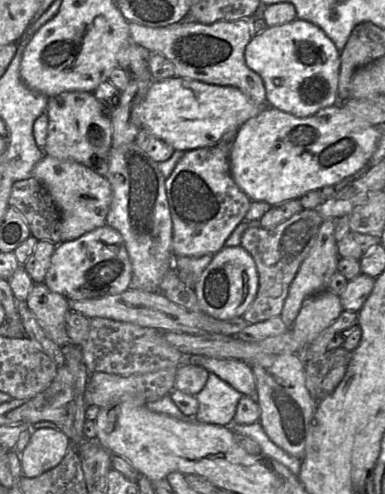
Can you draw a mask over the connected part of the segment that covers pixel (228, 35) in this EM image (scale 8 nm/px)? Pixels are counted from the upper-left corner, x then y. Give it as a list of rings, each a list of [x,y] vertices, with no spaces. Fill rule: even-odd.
[[[191,20],[161,28],[129,23],[131,41],[150,53],[164,56],[174,65],[175,76],[193,79],[218,86],[232,86],[241,90],[250,101],[259,106],[268,106],[262,78],[245,63],[245,48],[252,39],[251,22],[221,20],[202,24]]]

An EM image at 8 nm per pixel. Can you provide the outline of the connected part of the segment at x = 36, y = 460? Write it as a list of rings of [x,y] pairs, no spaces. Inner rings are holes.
[[[33,430],[25,449],[19,454],[24,477],[37,477],[57,466],[69,448],[69,438],[61,430]]]

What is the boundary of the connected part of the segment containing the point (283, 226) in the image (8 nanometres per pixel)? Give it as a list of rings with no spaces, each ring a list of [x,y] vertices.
[[[303,209],[271,229],[251,227],[241,236],[242,246],[254,259],[258,272],[258,291],[242,315],[249,324],[279,316],[289,287],[310,252],[324,219],[317,209]]]

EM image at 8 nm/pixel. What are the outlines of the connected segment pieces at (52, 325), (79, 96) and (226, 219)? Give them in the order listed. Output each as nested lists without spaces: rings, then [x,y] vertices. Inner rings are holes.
[[[40,282],[33,284],[25,302],[41,328],[58,347],[71,343],[65,327],[65,314],[70,309],[68,299]]]
[[[68,91],[49,97],[46,113],[48,131],[43,154],[79,162],[105,176],[112,148],[112,126],[110,115],[103,110],[93,92]]]
[[[218,145],[188,150],[165,178],[174,257],[217,253],[236,226],[244,220],[251,200],[232,177],[229,155],[229,149]]]

